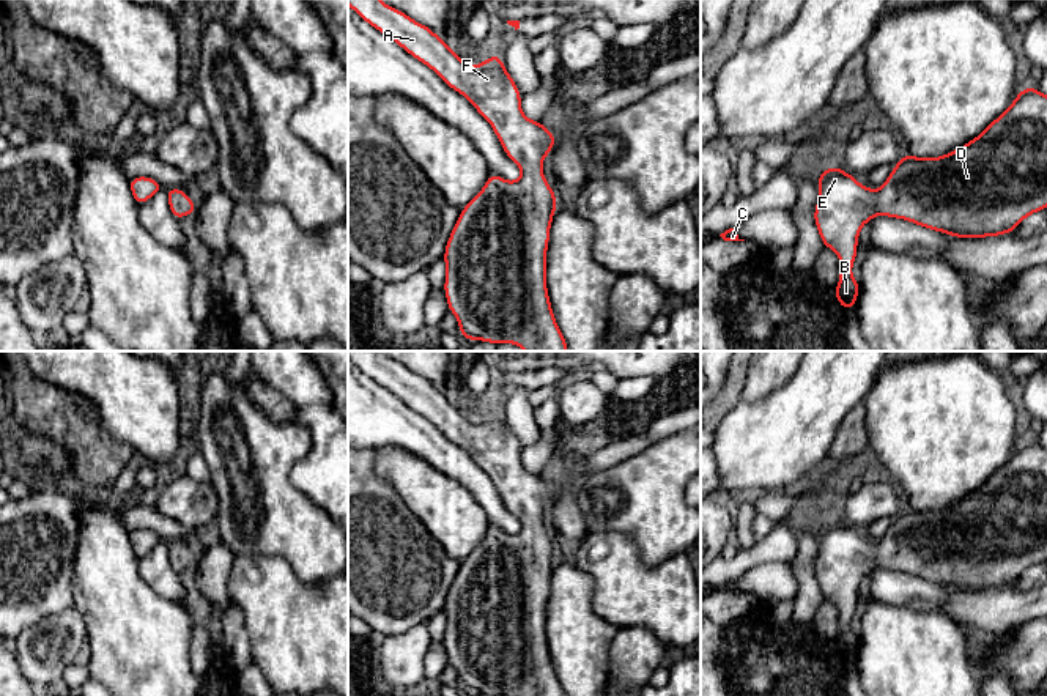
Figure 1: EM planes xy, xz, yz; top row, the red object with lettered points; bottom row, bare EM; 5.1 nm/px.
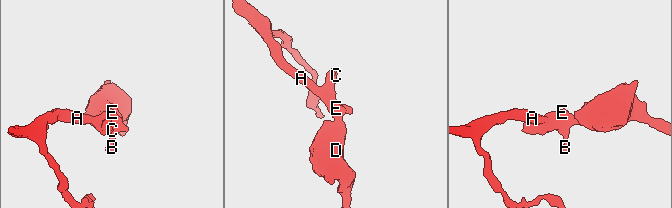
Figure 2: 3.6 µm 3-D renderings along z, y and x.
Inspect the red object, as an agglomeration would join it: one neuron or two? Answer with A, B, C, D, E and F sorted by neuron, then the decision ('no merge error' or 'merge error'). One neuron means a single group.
A B C D E F; no merge error

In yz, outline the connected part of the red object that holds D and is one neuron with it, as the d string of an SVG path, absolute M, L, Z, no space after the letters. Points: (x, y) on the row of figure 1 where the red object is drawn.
M1034 87L1019 91L1011 106L997 117L978 137L960 148L938 157L915 157L905 153L893 167L879 191L869 189L833 165L817 175L819 200L814 208L814 224L822 244L839 257L839 276L833 294L844 310L856 304L860 283L852 276L856 260L858 235L864 224L875 216L904 219L919 227L954 238L987 238L1012 233L1020 222L1036 211L1047 209L1047 96Z

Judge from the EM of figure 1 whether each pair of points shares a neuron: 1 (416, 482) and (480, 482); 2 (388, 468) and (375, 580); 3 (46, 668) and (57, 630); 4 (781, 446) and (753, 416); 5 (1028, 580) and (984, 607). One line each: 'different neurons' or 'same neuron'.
1: different neurons
2: different neurons
3: same neuron
4: same neuron
5: different neurons

